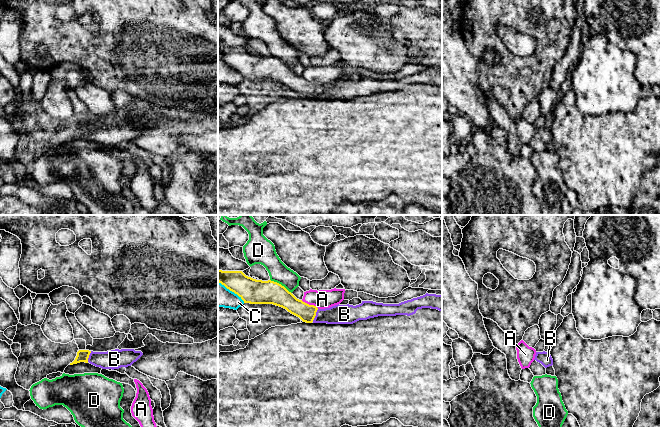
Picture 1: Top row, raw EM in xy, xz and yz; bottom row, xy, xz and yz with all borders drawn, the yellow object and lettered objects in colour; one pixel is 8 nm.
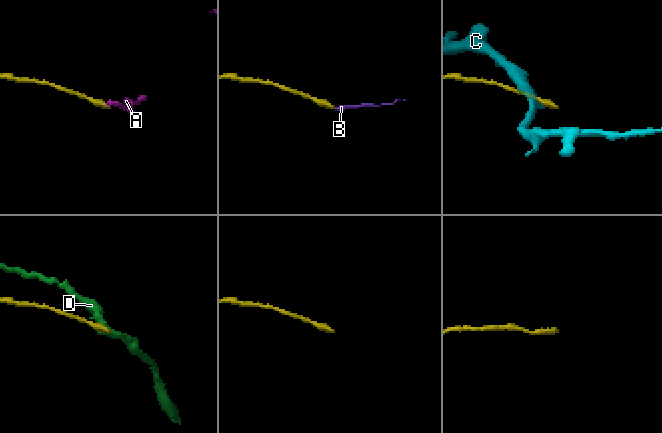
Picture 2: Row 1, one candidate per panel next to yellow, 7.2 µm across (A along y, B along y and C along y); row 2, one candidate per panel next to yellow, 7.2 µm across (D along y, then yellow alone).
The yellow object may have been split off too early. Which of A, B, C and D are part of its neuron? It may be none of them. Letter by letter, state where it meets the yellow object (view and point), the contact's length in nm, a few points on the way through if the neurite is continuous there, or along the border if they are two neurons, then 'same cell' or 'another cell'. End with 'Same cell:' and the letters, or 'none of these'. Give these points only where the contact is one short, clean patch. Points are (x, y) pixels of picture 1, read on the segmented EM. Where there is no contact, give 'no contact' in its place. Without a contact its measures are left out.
A: xz (308, 304) | 150 nm | along xz (301, 300), (313, 304), (317, 308) | another cell
B: xz (315, 315) | 120 nm | across xz (306, 312), (315, 315), (339, 314) | same cell
C: xz (231, 290) | 280 nm | another cell
D: xz (280, 284) | 200 nm | another cell
Same cell: B

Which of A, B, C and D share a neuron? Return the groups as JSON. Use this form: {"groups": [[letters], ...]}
{"groups": [["A"], ["B"], ["C"], ["D"]]}

